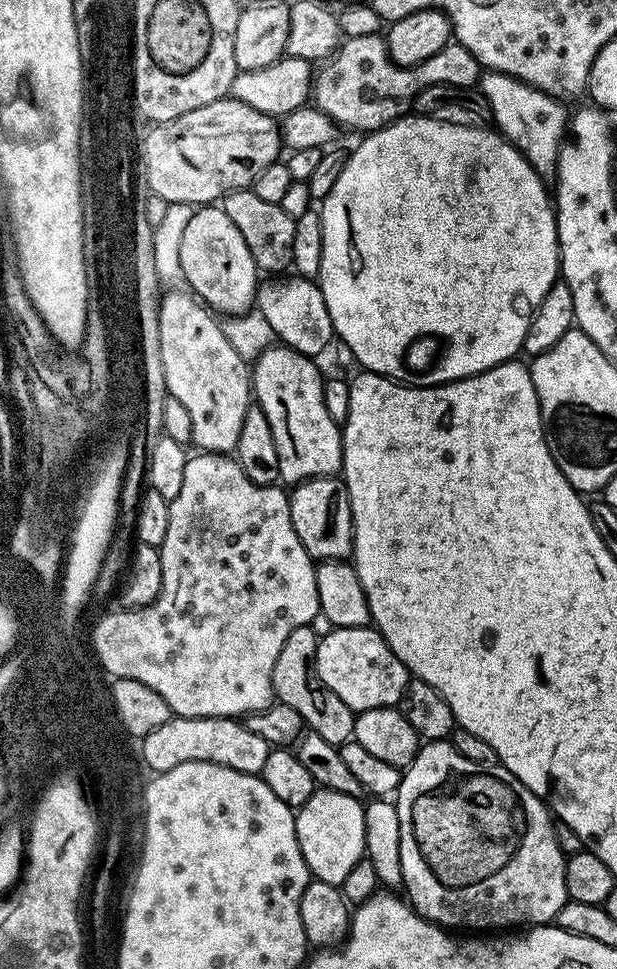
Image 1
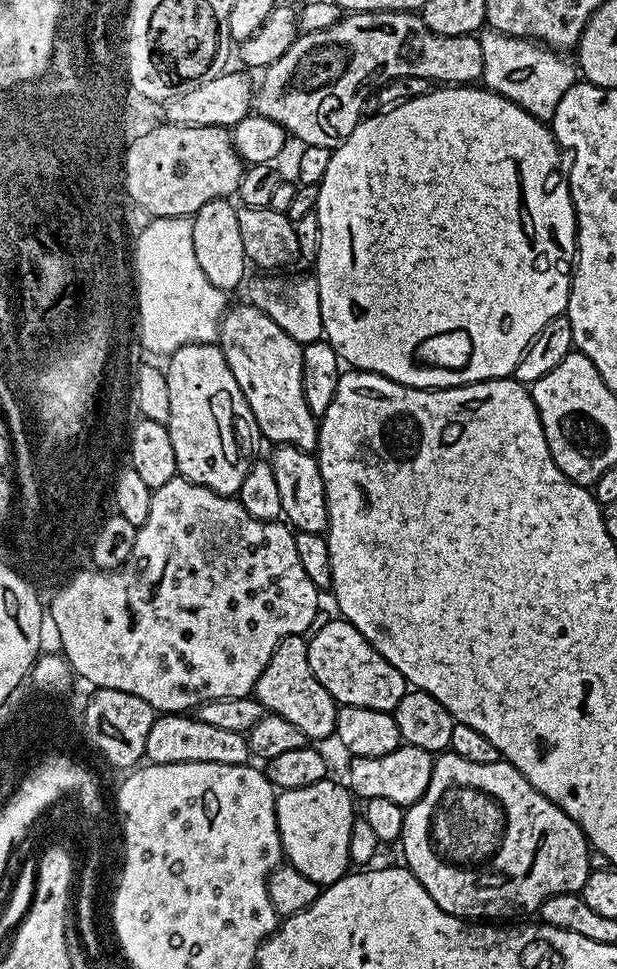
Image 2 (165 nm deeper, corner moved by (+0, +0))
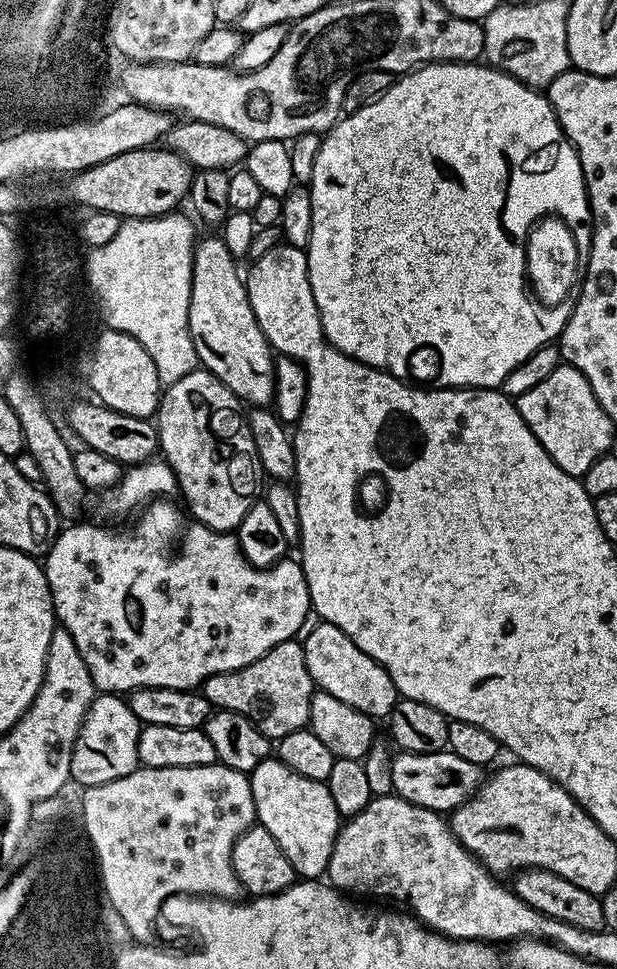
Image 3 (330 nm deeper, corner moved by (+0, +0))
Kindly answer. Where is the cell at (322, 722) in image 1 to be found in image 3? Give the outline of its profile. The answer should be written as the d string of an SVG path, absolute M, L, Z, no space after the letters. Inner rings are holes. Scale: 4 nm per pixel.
M295 638L278 642L262 658L222 674L214 674L204 681L202 691L213 709L242 714L273 741L279 742L286 734L294 734L299 728L308 728L310 704L314 685L310 670L306 670L306 654L303 643Z

